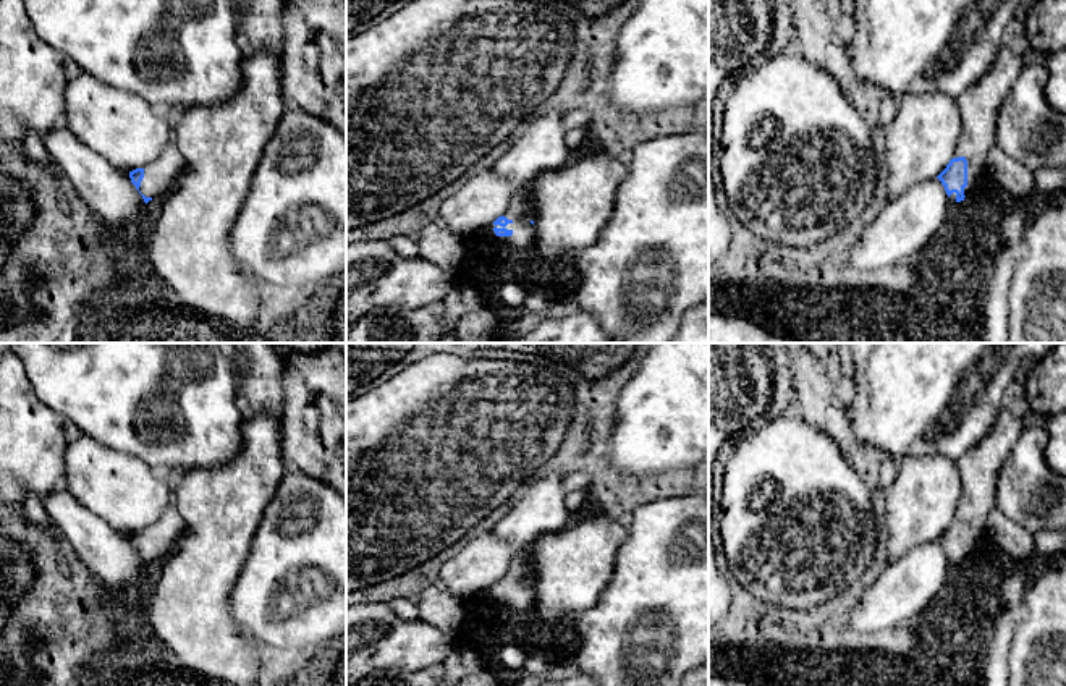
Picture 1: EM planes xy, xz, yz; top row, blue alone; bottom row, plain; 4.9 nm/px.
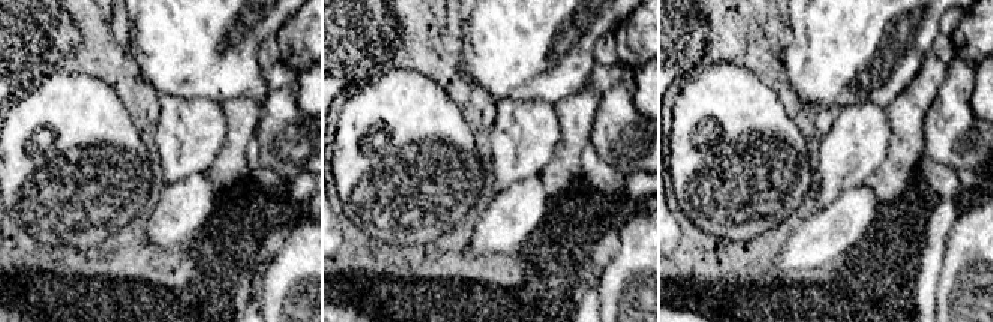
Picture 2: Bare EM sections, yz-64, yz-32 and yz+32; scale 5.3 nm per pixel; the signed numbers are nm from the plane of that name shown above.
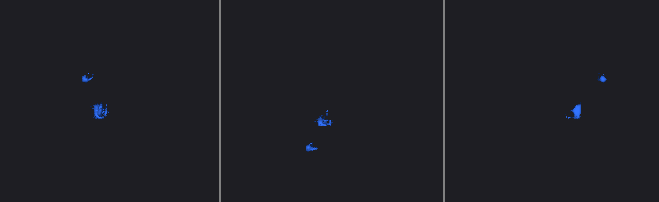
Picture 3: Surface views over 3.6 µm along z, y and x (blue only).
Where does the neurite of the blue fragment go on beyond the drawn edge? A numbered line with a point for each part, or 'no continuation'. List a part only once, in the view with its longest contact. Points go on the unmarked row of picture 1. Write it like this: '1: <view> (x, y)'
1: xz (520, 573)

